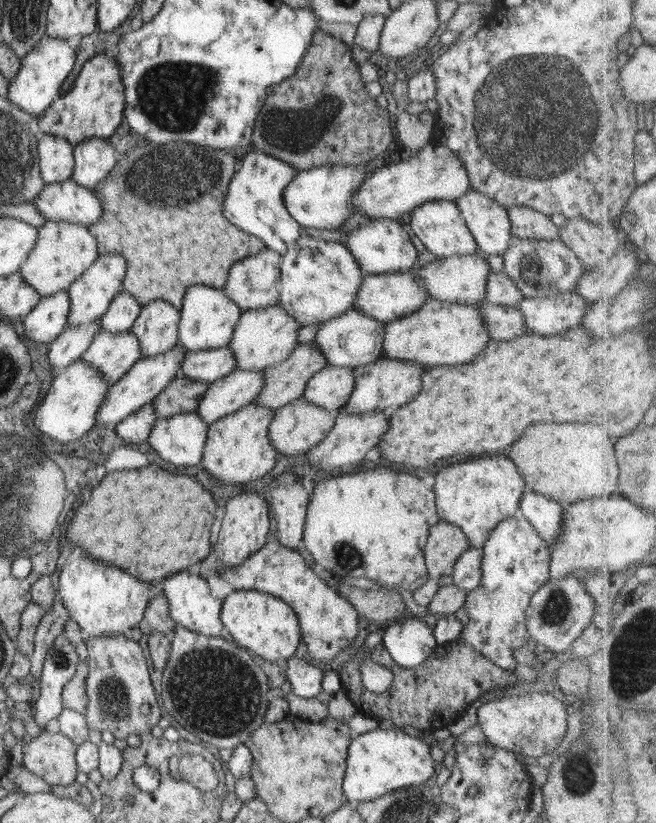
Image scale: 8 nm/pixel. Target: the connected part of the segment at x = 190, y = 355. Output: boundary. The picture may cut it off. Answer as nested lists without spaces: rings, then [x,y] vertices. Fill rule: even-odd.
[[[229,346],[208,351],[185,352],[180,361],[180,376],[188,376],[196,382],[210,384],[236,368],[236,360]]]

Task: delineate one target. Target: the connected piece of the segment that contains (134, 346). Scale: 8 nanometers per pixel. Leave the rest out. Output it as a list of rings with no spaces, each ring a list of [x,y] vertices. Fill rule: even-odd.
[[[98,330],[92,343],[81,358],[96,372],[102,374],[104,382],[118,382],[142,358],[136,334]]]

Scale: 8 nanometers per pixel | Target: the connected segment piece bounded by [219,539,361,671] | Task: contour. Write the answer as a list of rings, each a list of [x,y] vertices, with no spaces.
[[[269,539],[265,546],[252,554],[242,565],[234,569],[225,568],[220,574],[235,590],[254,590],[270,594],[284,601],[297,615],[306,652],[314,664],[325,671],[331,669],[332,660],[346,652],[358,636],[361,617],[338,592],[332,590],[322,578],[316,576],[312,565],[295,549],[281,546],[277,540]]]

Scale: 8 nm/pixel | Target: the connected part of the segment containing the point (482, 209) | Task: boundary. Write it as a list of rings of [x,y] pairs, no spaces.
[[[468,190],[455,204],[475,238],[479,251],[503,256],[513,238],[507,208],[474,190]]]

